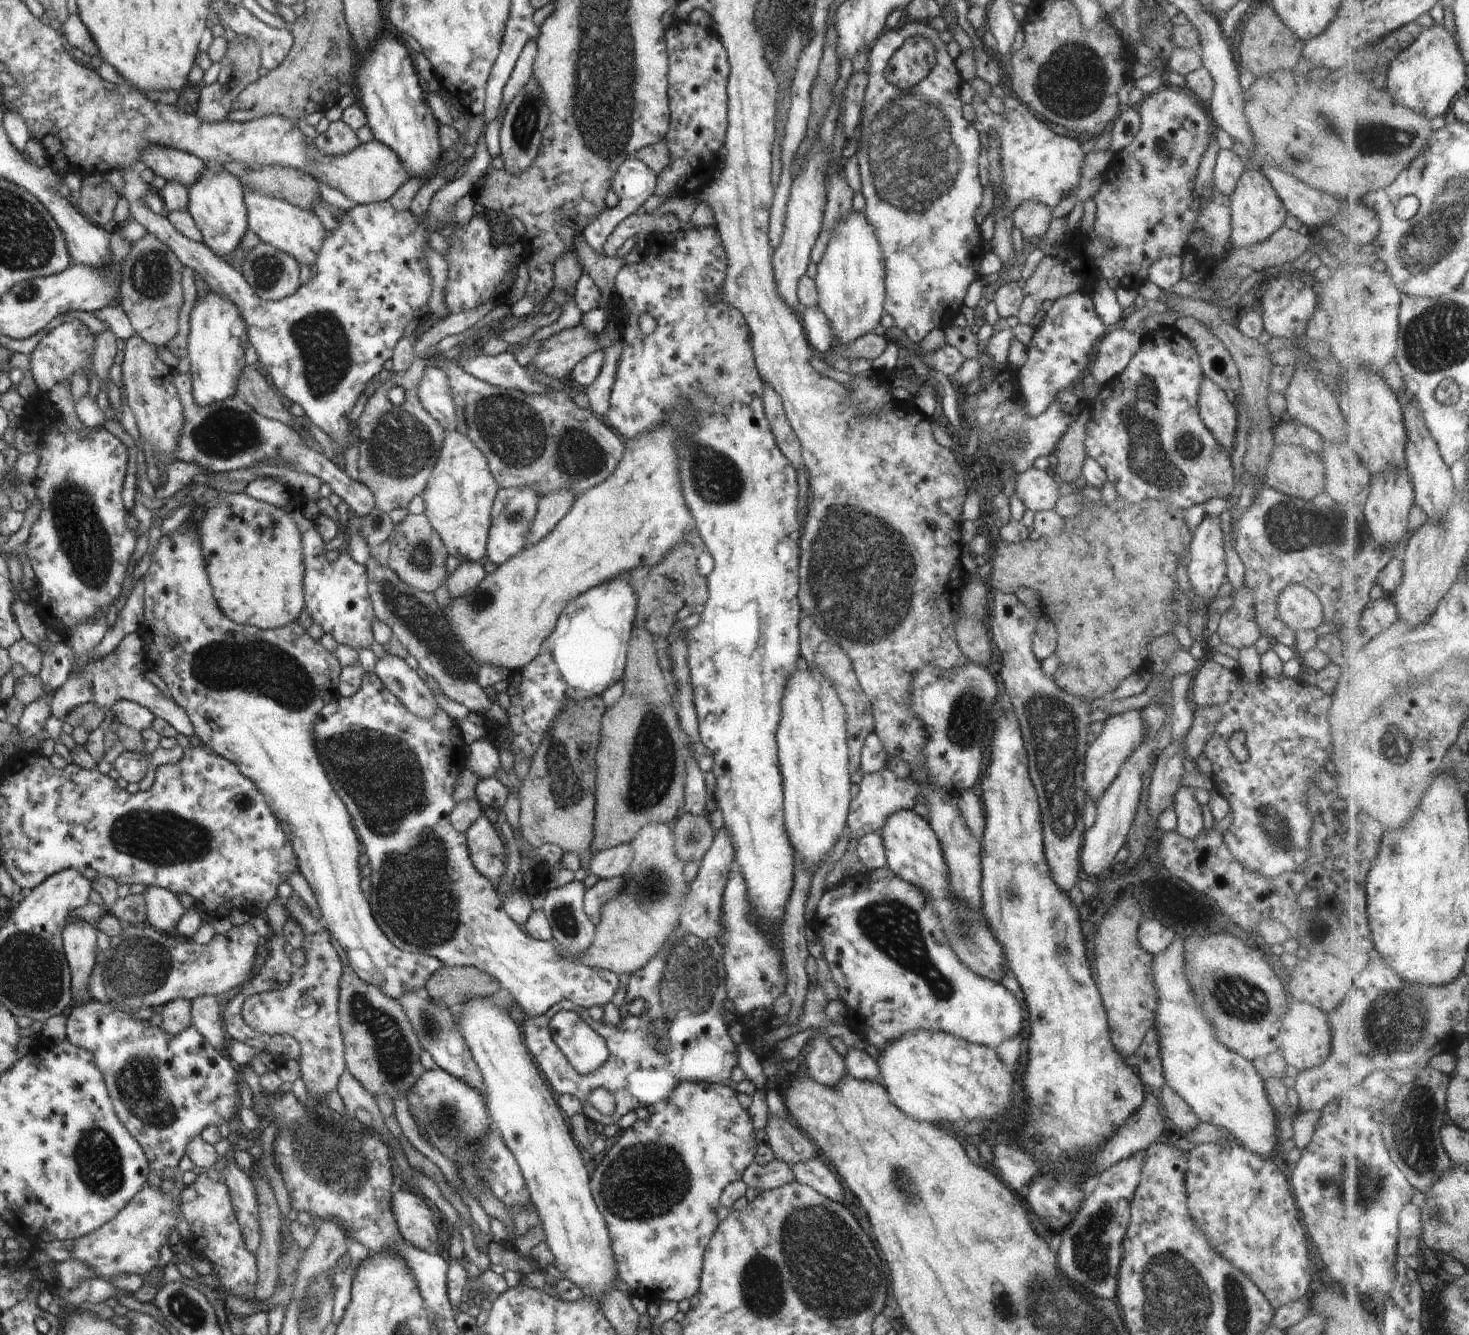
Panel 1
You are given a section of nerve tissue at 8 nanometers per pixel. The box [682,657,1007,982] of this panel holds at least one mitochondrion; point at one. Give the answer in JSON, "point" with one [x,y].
{"point":[967,721]}

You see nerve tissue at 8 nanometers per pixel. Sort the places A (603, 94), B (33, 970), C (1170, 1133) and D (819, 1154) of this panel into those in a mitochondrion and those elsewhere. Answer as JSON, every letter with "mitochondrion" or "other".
{"A":"mitochondrion","B":"mitochondrion","C":"other","D":"other"}

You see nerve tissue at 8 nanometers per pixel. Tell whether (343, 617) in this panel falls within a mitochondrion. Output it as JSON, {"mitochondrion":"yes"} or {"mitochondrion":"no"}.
{"mitochondrion":"no"}

